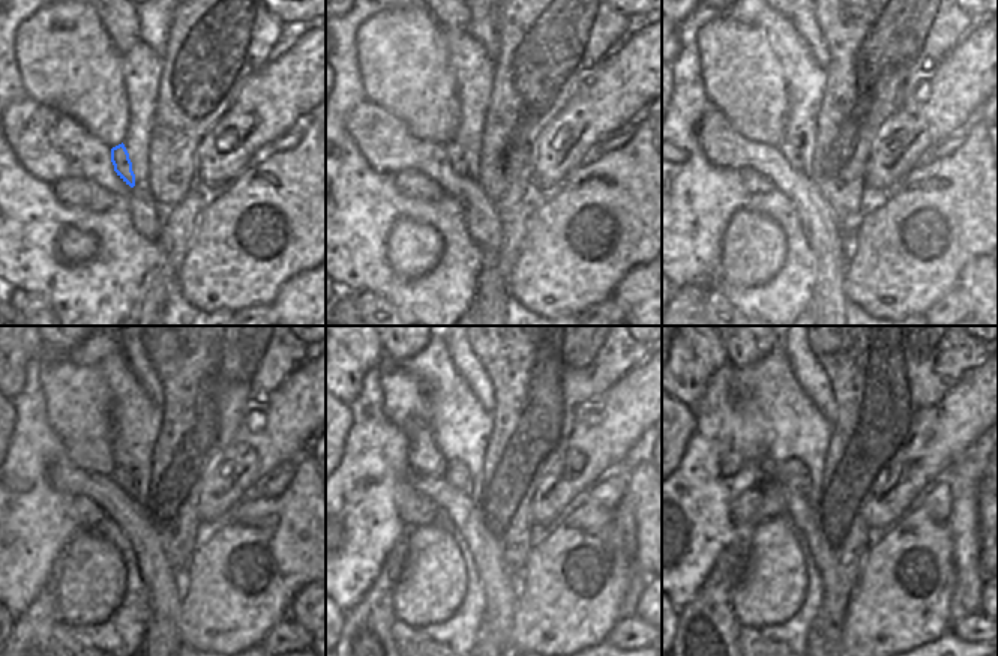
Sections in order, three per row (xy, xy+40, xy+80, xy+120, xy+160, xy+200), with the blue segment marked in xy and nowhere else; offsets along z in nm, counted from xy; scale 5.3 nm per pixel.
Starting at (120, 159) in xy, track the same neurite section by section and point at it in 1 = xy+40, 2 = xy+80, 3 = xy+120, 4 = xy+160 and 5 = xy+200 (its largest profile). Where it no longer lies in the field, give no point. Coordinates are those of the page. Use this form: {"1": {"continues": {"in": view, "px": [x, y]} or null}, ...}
{"1": {"continues": {"in": "xy+40", "px": [455, 153]}}, "2": {"continues": {"in": "xy+80", "px": [793, 156]}}, "3": {"continues": {"in": "xy+120", "px": [123, 478]}}, "4": {"continues": {"in": "xy+160", "px": [456, 475]}}, "5": {"continues": {"in": "xy+200", "px": [791, 475]}}}

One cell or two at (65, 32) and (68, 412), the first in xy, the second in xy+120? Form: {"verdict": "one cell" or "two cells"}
{"verdict": "one cell"}

